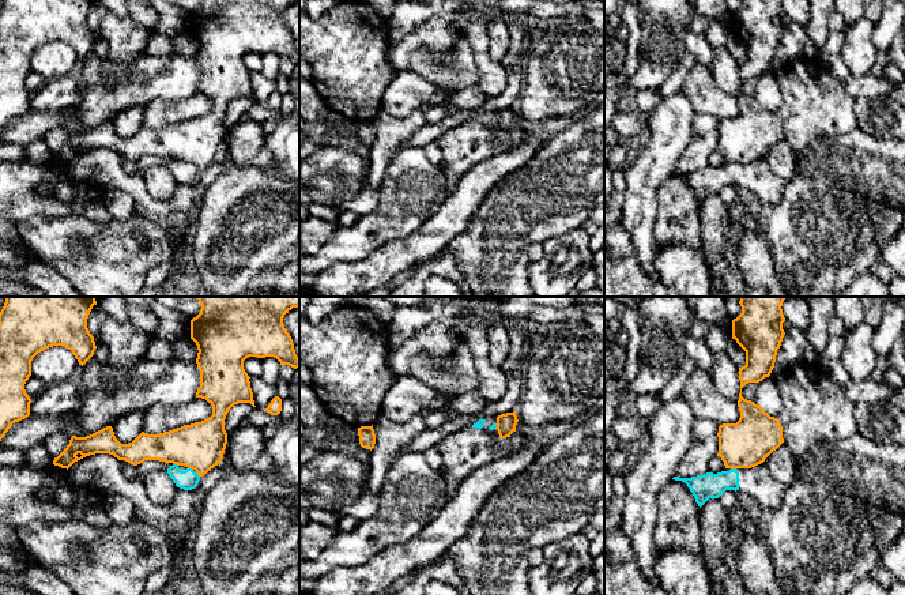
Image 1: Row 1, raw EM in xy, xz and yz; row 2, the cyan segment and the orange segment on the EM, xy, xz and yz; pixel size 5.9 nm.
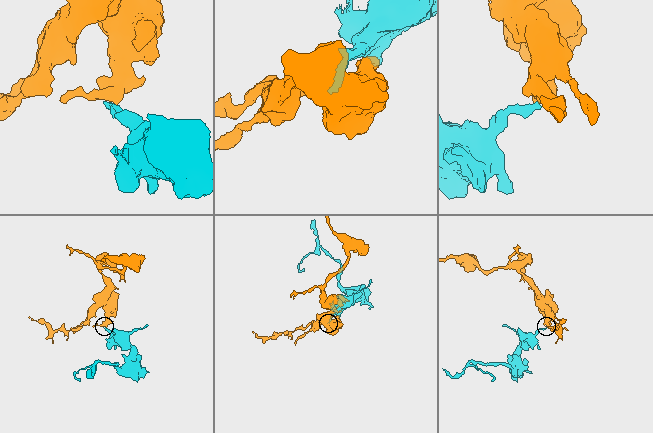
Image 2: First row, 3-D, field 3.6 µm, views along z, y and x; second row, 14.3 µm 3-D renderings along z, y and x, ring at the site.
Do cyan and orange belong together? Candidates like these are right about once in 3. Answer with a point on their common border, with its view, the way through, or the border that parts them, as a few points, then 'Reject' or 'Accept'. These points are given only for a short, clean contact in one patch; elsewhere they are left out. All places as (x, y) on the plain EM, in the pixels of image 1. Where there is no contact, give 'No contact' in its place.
Touches cyan at xy (176, 159). Boundary: xy (173, 158), (177, 161). Reject

